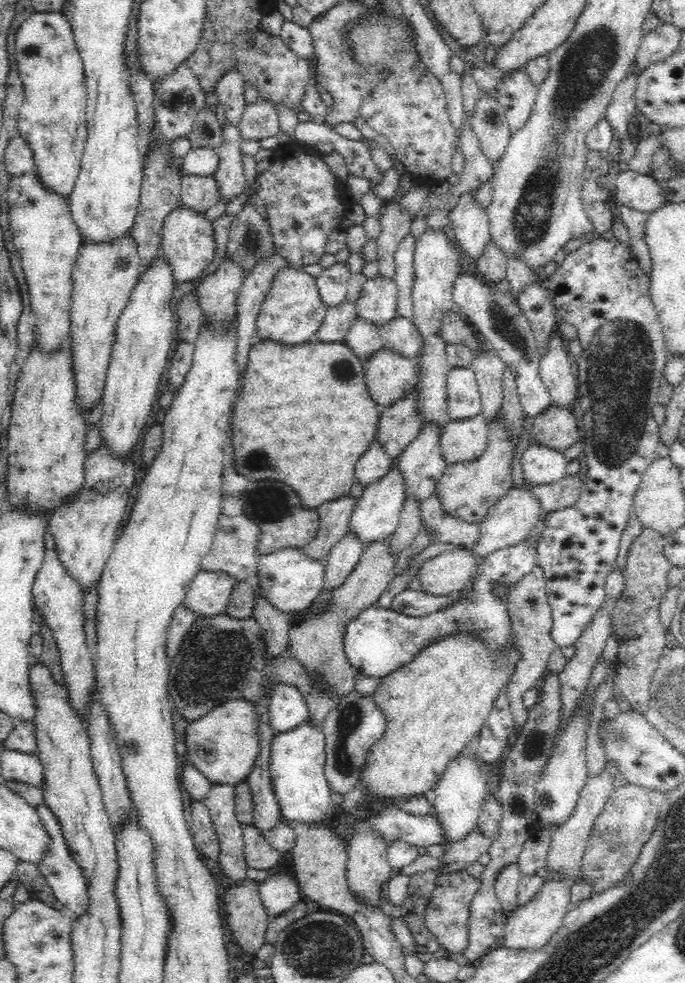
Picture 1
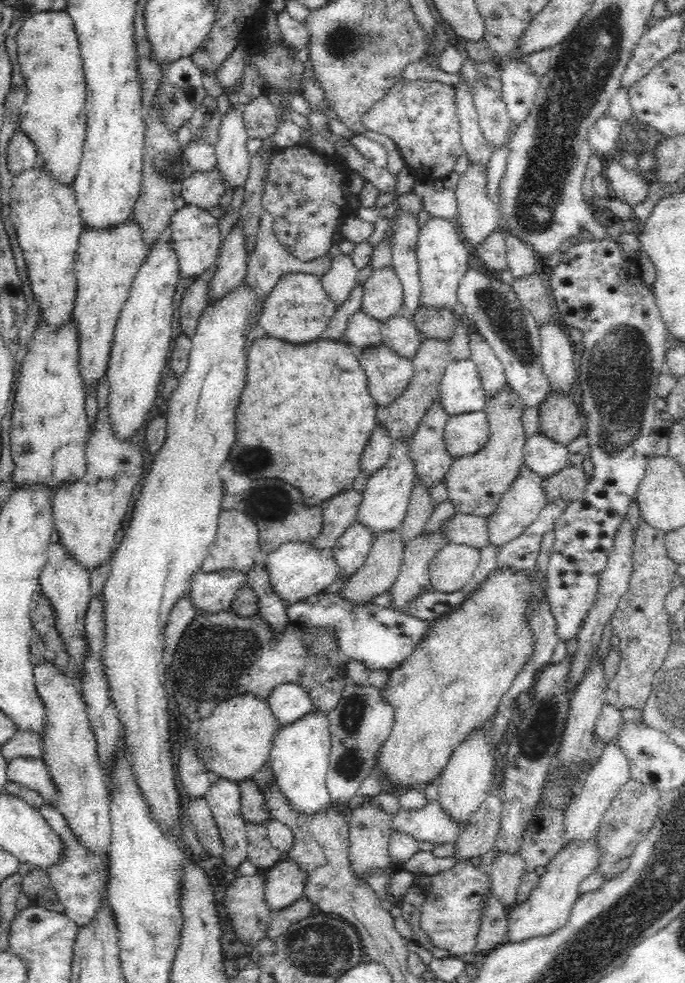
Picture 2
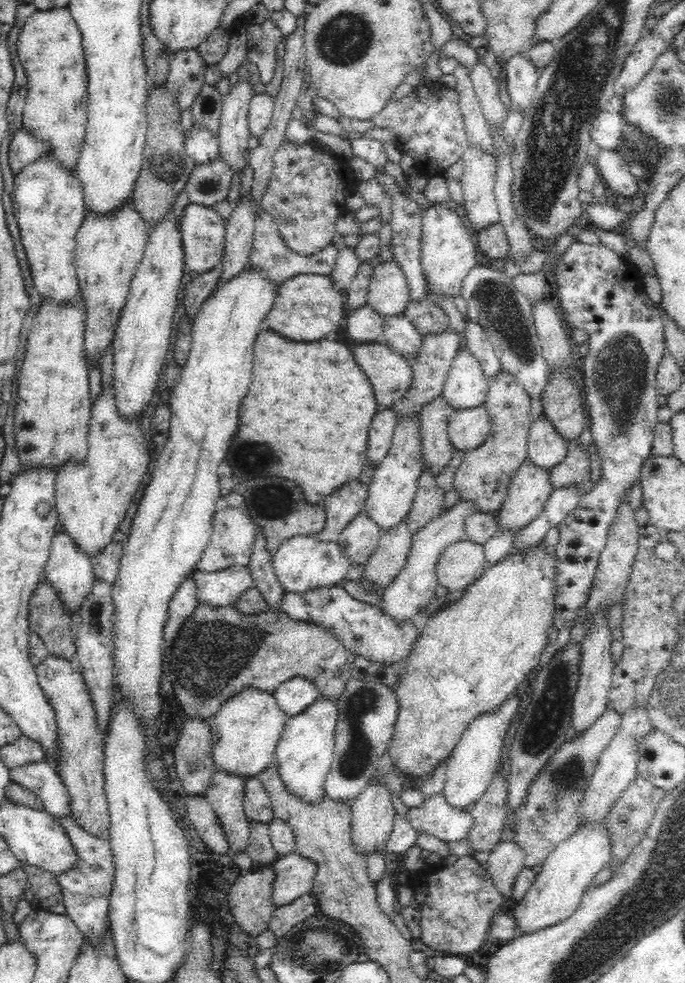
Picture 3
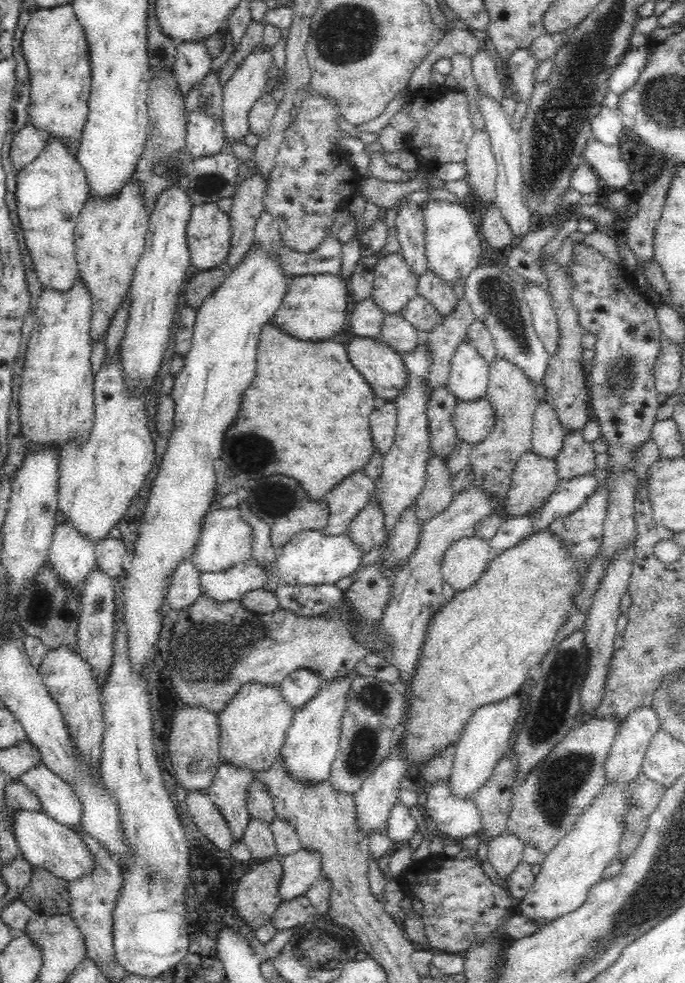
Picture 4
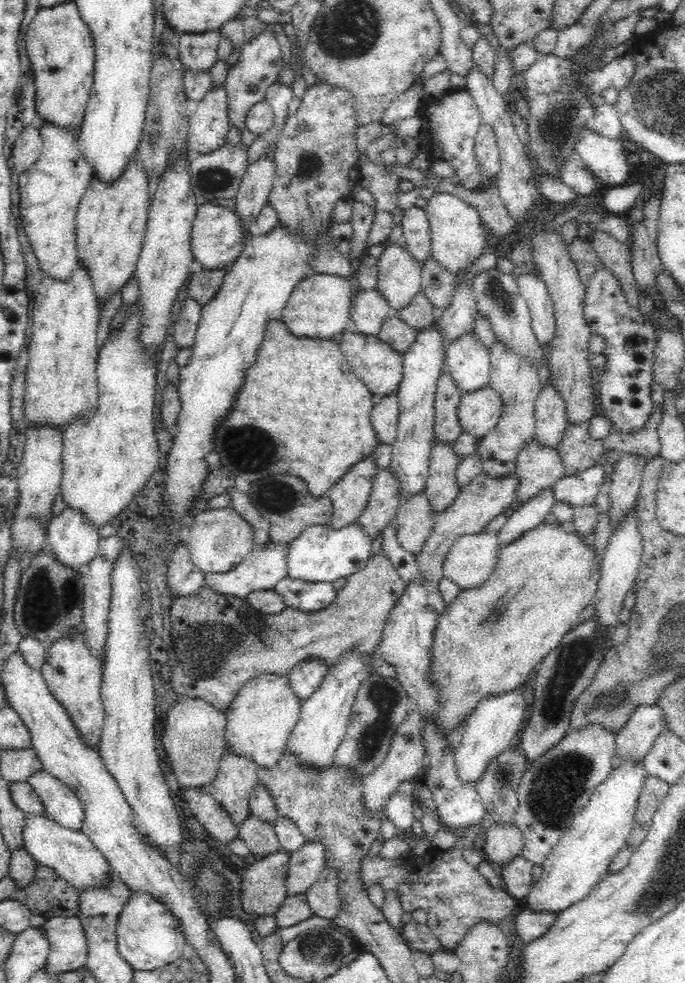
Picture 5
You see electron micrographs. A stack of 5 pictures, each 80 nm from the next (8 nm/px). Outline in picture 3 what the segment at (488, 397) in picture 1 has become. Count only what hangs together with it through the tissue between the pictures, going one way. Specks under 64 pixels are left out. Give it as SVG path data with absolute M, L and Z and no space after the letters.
M468 320L465 324L465 338L468 348L481 362L487 378L490 379L492 376L496 376L496 372L500 372L501 362L497 357L494 346L490 343L490 337L486 335L484 329L476 322Z

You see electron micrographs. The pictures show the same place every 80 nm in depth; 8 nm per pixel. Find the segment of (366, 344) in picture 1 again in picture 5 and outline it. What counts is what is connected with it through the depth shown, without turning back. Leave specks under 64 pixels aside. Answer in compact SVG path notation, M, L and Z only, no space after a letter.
M358 289L354 306L351 306L350 318L356 330L364 335L377 336L384 319L392 314L388 301L378 289Z

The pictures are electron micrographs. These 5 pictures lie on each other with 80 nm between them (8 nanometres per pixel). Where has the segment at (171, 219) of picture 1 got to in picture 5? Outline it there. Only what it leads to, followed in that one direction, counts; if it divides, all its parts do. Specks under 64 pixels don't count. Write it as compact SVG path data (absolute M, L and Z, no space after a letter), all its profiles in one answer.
M213 201L198 206L191 228L191 249L195 261L202 264L205 269L226 270L240 256L246 240L248 240L248 228L245 228L235 206L229 208Z

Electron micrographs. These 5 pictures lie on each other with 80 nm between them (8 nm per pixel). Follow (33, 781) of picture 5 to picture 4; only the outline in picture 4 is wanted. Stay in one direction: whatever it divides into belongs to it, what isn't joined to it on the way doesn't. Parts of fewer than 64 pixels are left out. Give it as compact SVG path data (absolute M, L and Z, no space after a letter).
M44 764L22 774L20 783L39 797L43 812L55 822L68 828L81 825L83 807L74 790Z

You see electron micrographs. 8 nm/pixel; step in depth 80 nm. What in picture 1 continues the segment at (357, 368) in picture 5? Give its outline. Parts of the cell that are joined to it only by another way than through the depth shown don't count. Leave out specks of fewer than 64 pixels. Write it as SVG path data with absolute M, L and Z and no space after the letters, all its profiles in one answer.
M380 348L362 362L369 394L380 408L386 408L414 392L415 360L390 349Z

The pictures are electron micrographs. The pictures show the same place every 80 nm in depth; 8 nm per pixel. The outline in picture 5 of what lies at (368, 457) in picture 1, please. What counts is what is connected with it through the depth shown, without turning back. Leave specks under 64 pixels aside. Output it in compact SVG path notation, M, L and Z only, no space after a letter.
M392 392L383 398L374 394L374 400L380 400L372 408L372 424L377 439L381 444L394 444L398 434L398 417L400 415L400 399Z

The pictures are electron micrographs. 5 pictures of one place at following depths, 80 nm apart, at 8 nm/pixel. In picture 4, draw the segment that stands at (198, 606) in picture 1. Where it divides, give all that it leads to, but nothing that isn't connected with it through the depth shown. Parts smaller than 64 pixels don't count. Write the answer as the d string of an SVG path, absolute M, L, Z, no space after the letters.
M250 556L222 572L207 572L200 575L201 592L218 602L242 600L247 592L265 588L269 570L259 566Z

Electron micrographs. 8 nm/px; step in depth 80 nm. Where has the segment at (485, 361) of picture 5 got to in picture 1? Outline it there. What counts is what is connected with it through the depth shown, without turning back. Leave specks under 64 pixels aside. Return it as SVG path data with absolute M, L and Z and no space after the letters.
M472 366L451 367L446 376L448 416L454 420L481 412L482 396Z

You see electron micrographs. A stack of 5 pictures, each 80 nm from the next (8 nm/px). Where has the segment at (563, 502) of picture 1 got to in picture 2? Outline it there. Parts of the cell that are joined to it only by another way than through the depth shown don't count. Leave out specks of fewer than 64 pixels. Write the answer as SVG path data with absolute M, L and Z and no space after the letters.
M570 461L556 474L543 479L543 489L547 502L554 502L558 498L564 500L578 500L587 487L588 477L581 464L572 464Z

